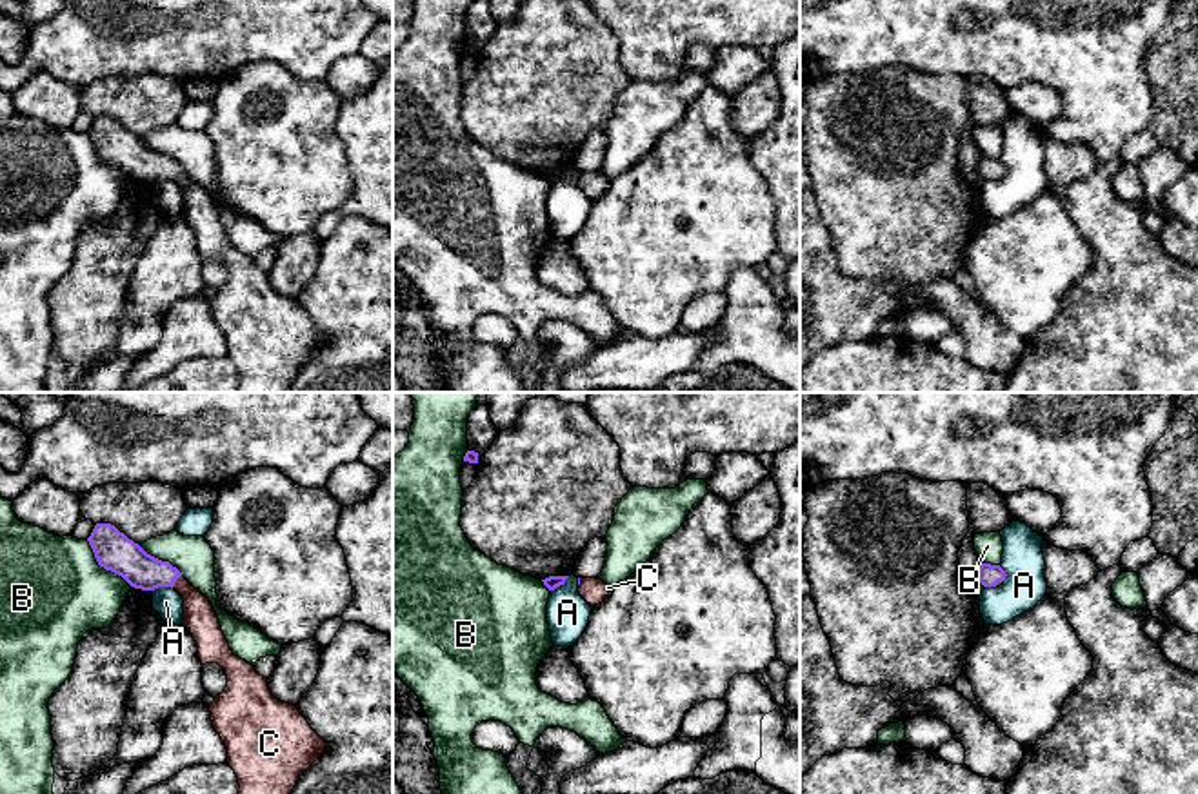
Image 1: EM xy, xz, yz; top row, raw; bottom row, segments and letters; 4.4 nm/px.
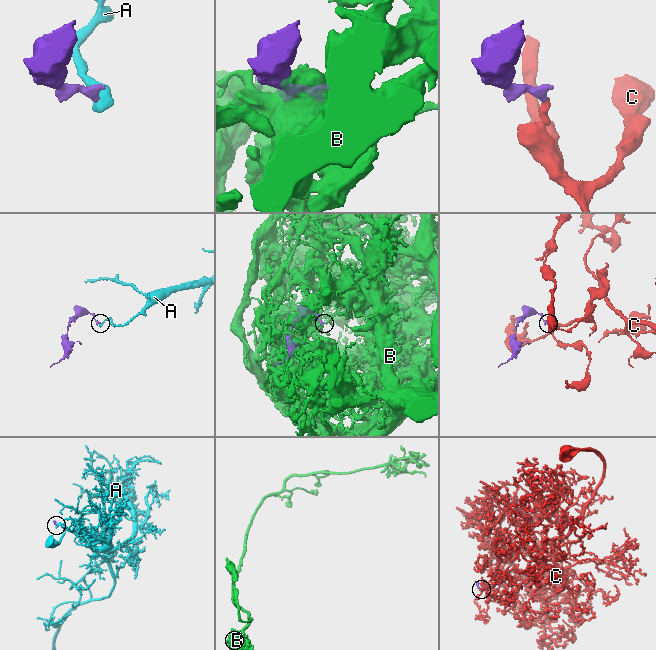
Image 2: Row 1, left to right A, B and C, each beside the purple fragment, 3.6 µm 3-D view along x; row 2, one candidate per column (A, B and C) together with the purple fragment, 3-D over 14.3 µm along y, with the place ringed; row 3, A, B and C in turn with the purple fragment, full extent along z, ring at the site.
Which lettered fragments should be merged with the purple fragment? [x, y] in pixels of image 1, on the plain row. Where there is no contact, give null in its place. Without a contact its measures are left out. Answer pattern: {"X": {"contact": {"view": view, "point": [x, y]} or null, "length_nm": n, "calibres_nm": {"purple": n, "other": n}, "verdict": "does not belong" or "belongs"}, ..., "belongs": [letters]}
{"A": {"contact": {"view": "xz", "point": [560, 177]}, "length_nm": 110, "calibres_nm": {"purple": 60, "other": 190}, "verdict": "does not belong"}, "B": {"contact": {"view": "xy", "point": [104, 160]}, "length_nm": 300, "calibres_nm": {"purple": 170, "other": 460}, "verdict": "does not belong"}, "C": {"contact": {"view": "xy", "point": [175, 171]}, "length_nm": 80, "calibres_nm": {"purple": 160, "other": 150}, "verdict": "belongs"}, "belongs": ["C"]}

